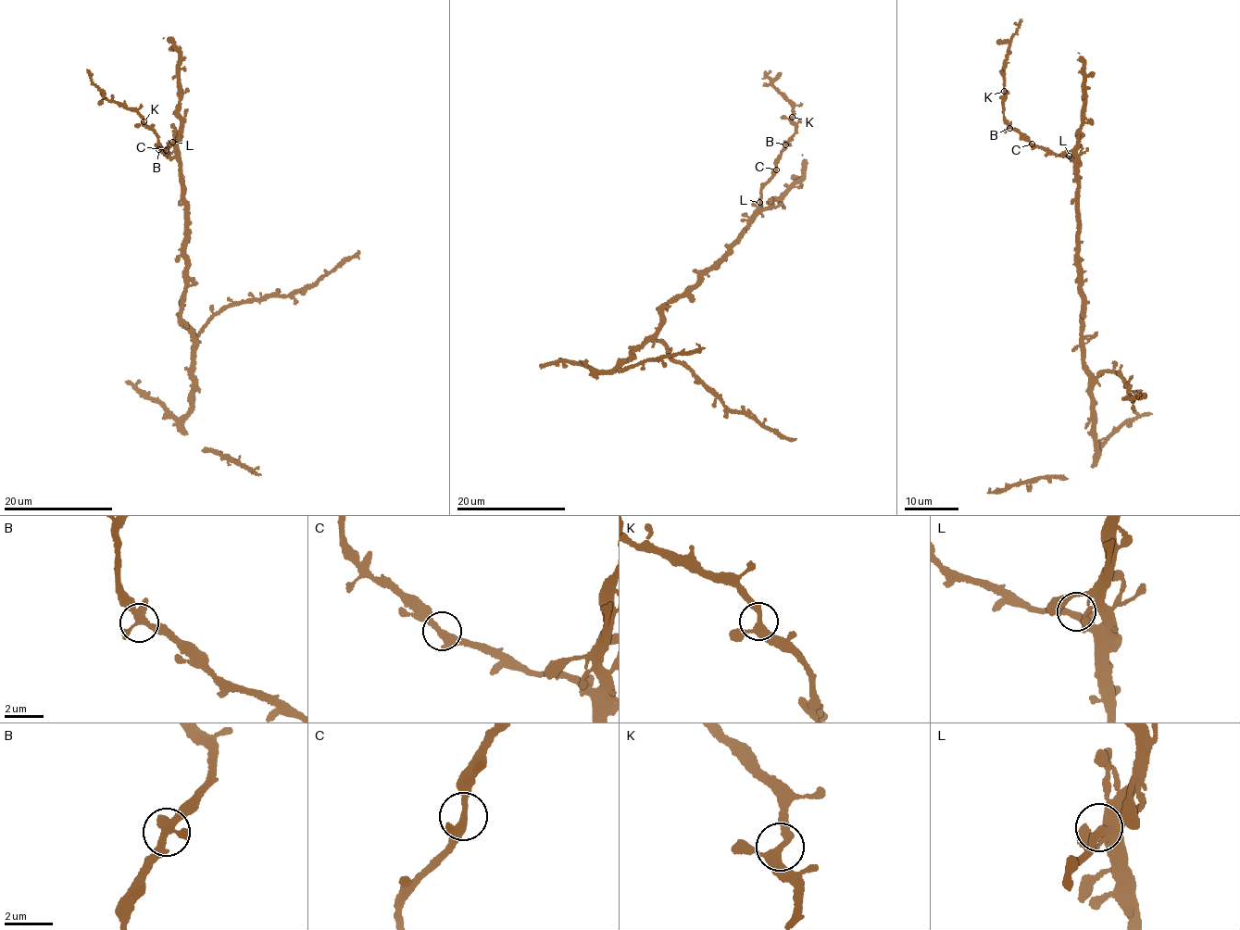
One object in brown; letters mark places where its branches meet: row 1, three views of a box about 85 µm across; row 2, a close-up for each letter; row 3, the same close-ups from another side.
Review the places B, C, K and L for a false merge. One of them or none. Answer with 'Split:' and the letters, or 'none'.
Split: none

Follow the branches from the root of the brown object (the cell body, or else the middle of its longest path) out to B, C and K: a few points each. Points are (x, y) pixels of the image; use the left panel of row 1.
B: (186, 265), (185, 197), (180, 150), (173, 143), (166, 152), (158, 149)
C: (186, 265), (181, 161), (178, 147), (173, 143), (166, 150)
K: (186, 265), (185, 197), (180, 150), (173, 143), (166, 152), (158, 149), (157, 133), (144, 122)

